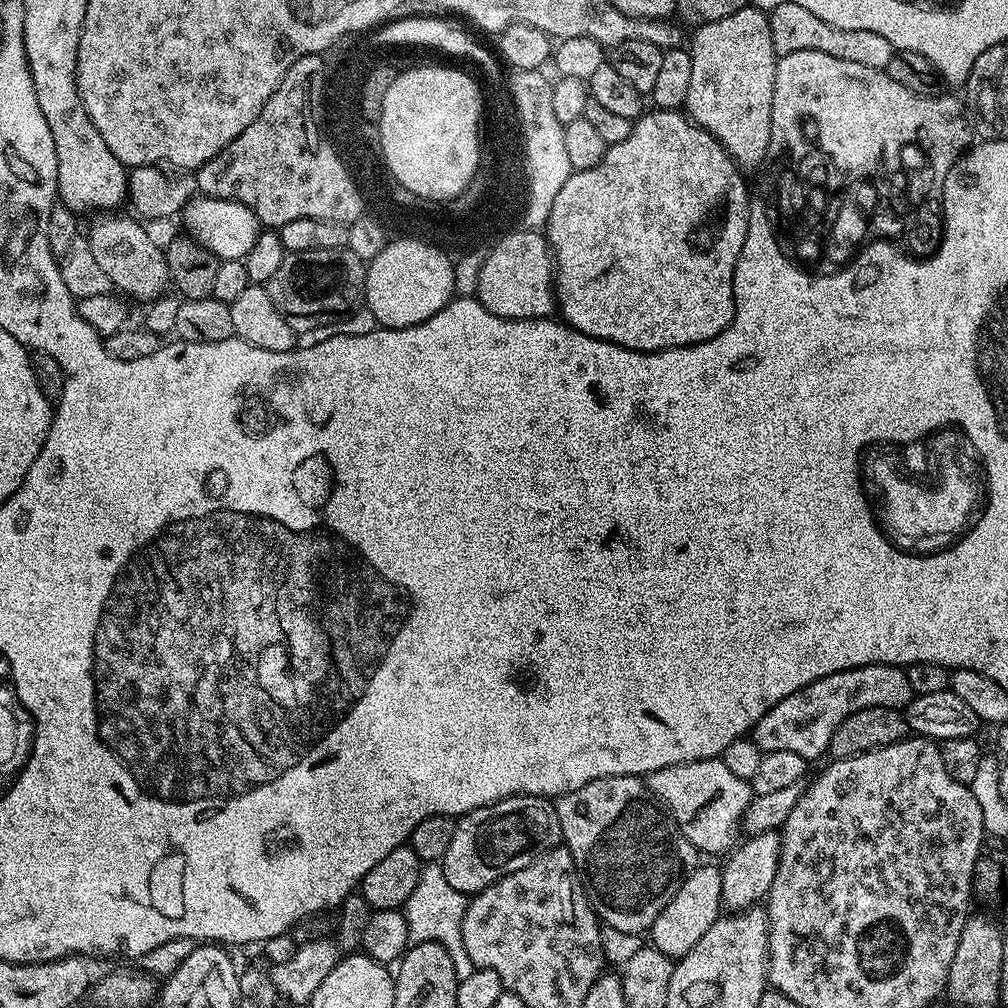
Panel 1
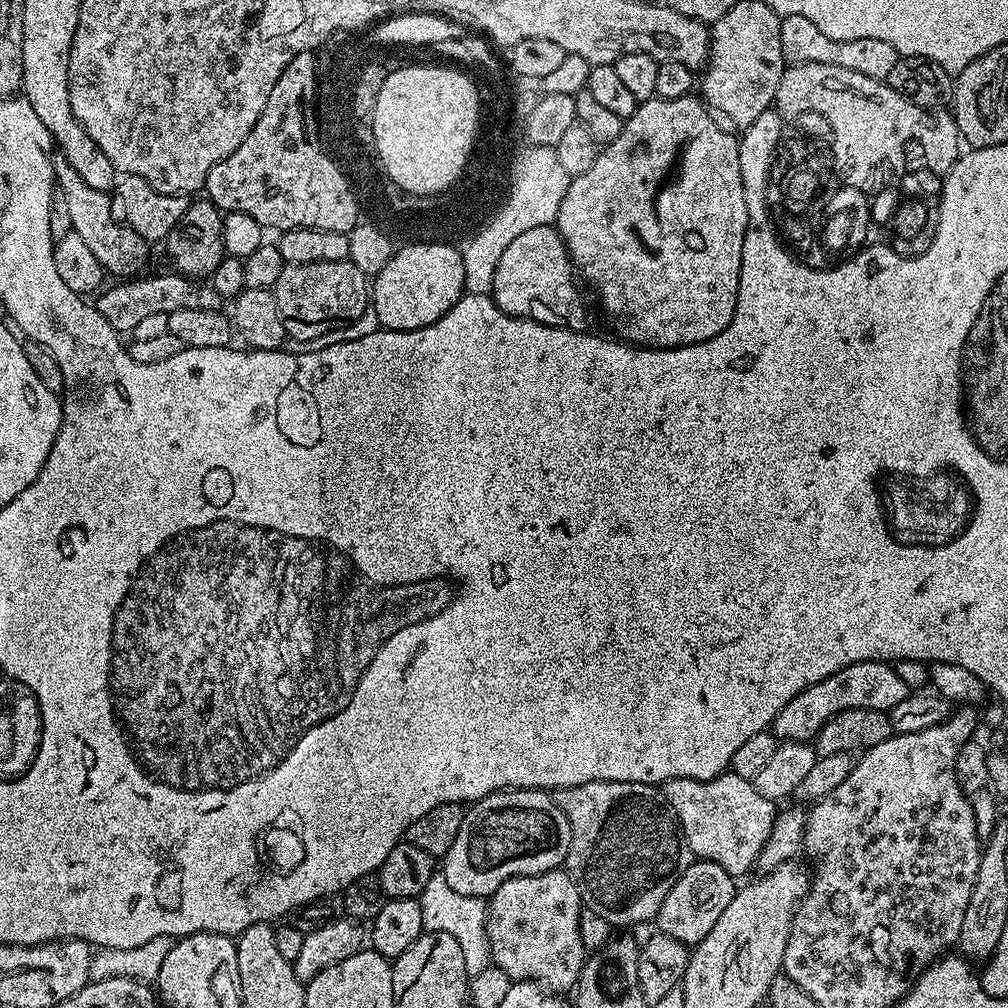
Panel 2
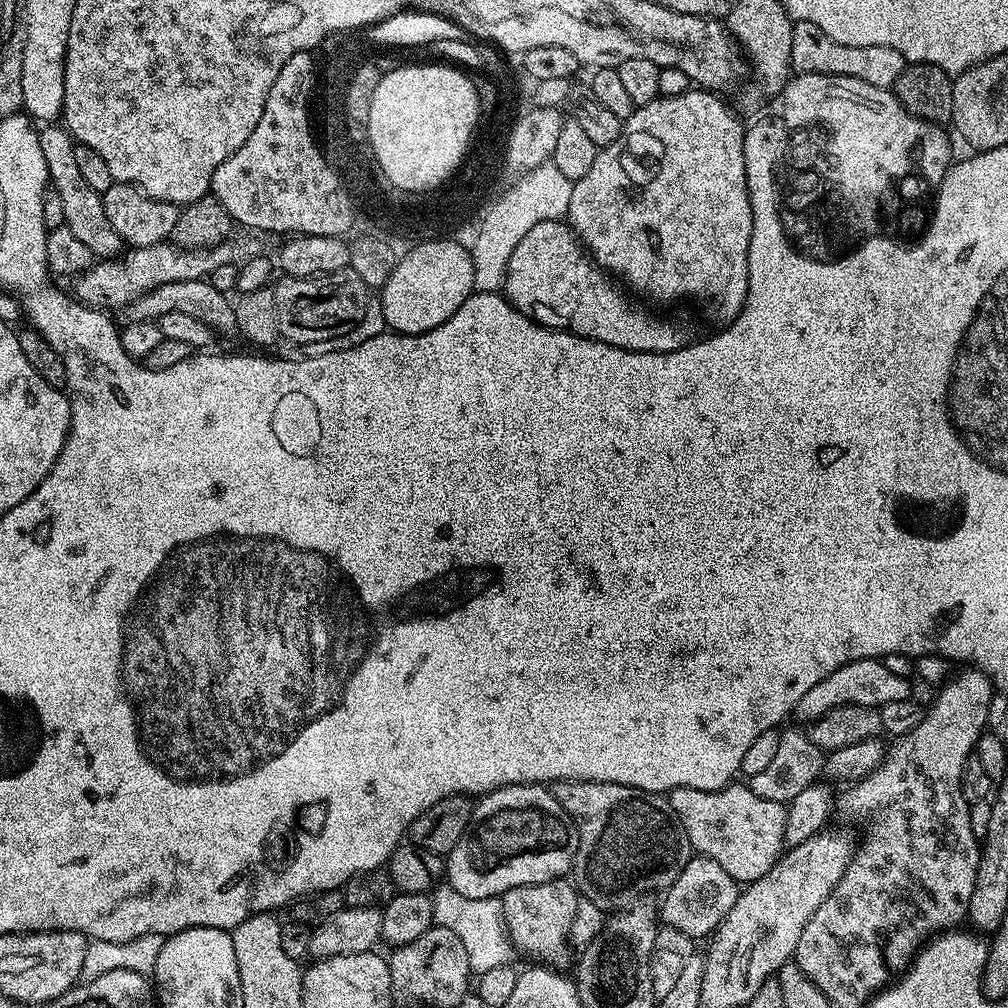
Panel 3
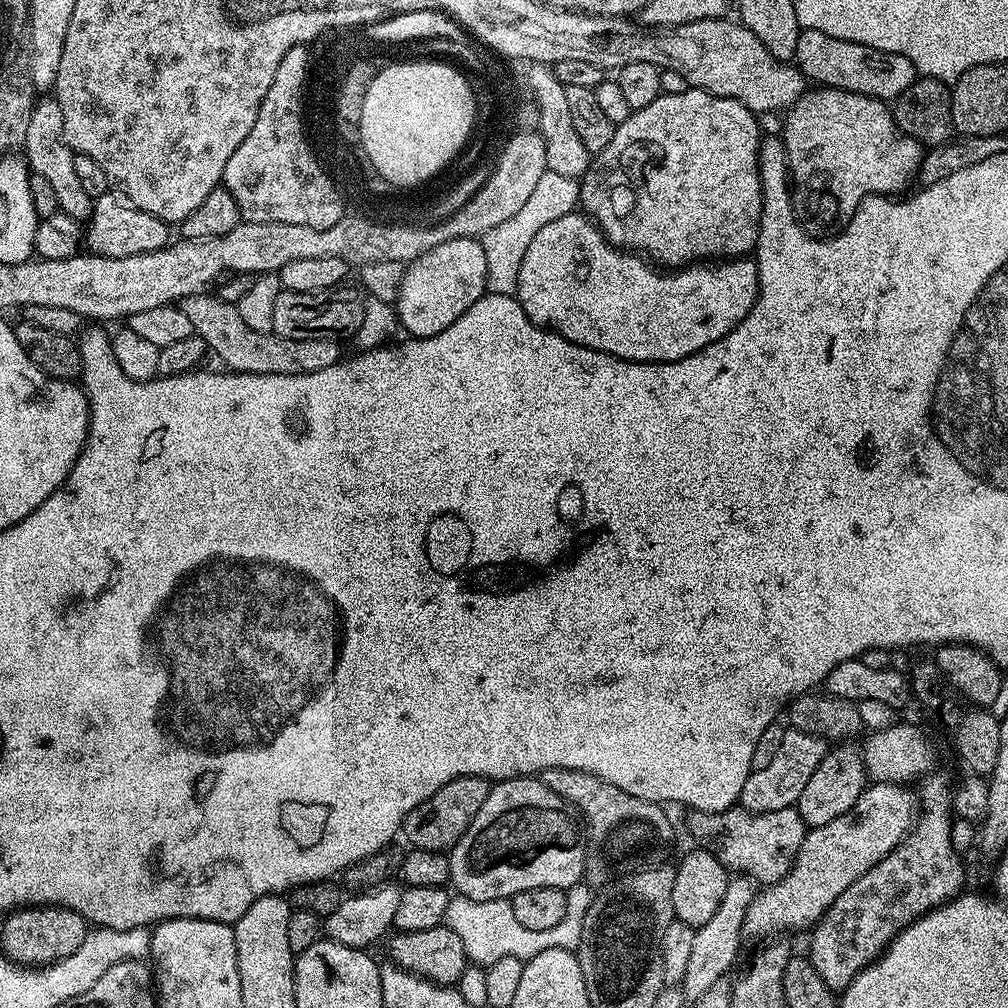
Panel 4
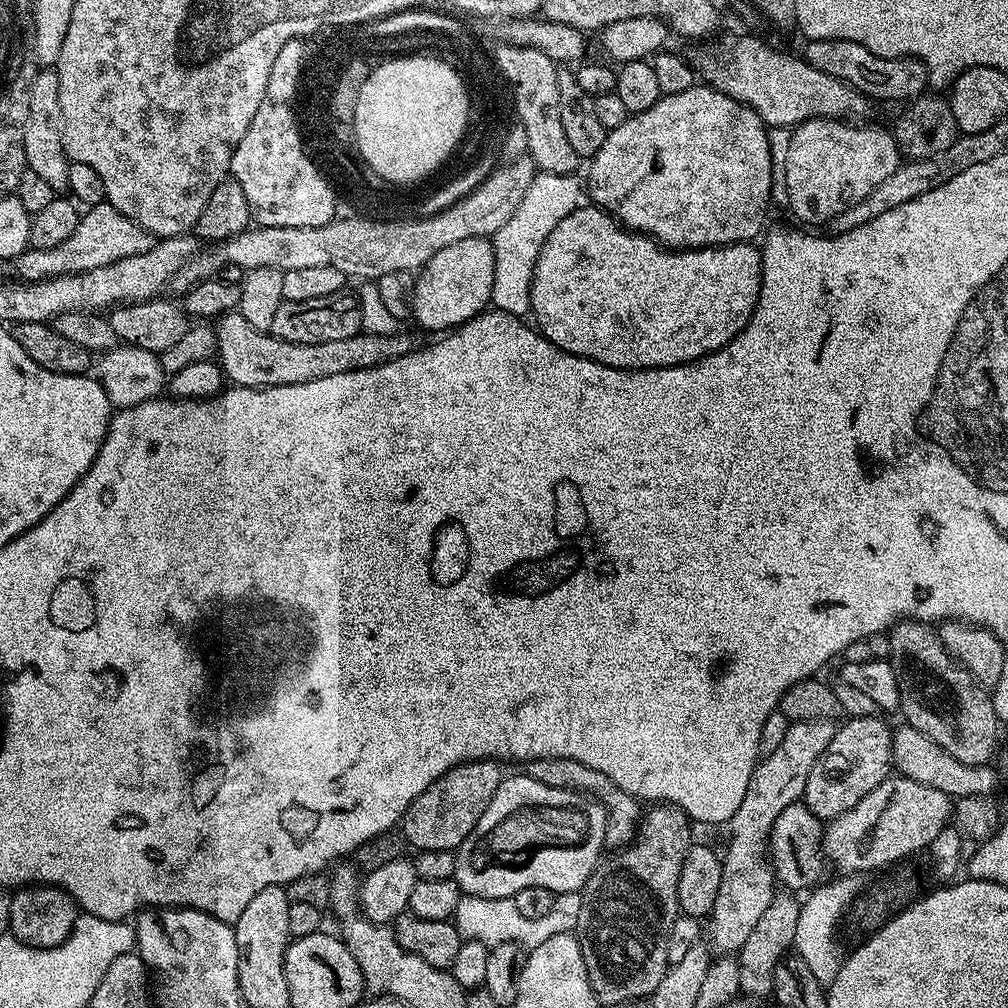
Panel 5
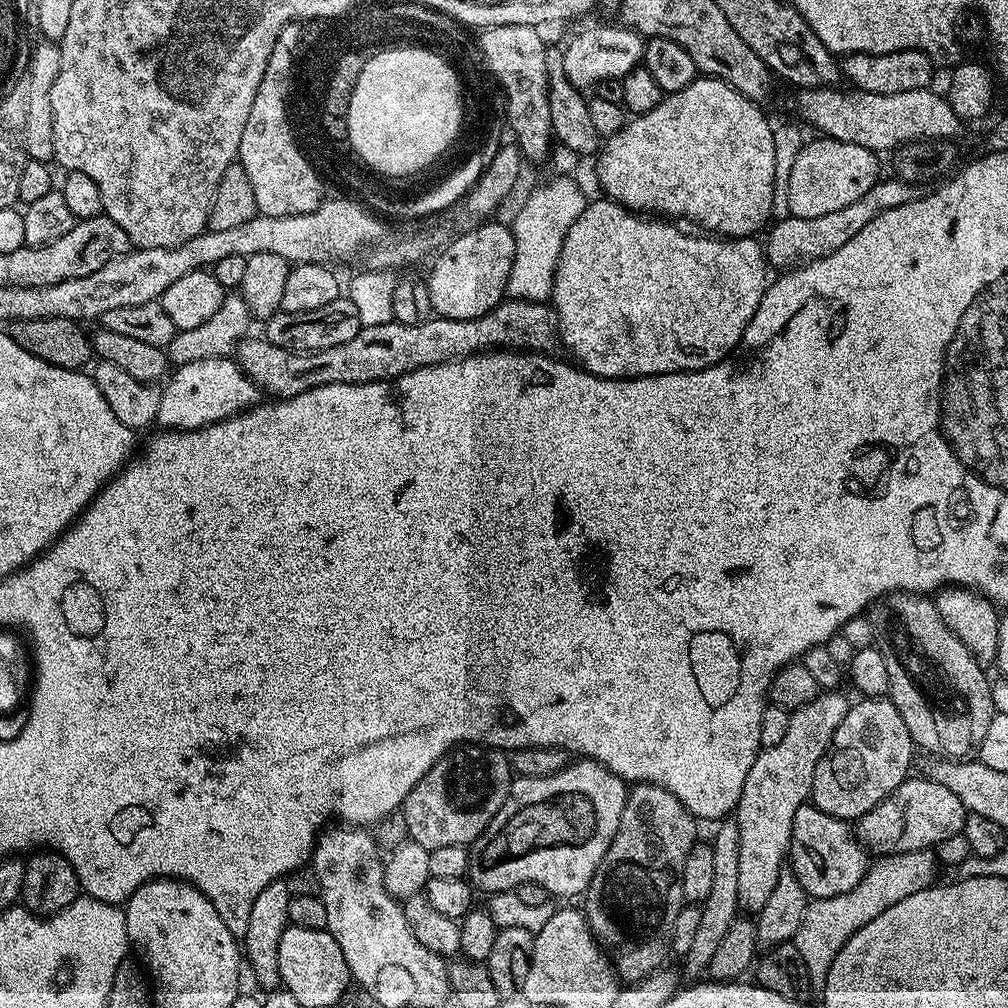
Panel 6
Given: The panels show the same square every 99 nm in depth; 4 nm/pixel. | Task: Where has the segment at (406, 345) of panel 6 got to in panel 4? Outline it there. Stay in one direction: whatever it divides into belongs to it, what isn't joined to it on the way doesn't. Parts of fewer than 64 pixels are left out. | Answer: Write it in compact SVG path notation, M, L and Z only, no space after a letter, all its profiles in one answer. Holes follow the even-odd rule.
M207 291L195 292L193 296L179 301L179 308L186 318L190 318L192 330L200 336L207 351L221 360L225 369L246 374L310 374L318 370L326 370L326 366L334 366L342 359L340 344L326 338L306 338L295 340L285 336L277 336L275 332L259 332L250 330L246 322L242 322L242 314L238 314L235 304L227 304L219 295L208 296Z

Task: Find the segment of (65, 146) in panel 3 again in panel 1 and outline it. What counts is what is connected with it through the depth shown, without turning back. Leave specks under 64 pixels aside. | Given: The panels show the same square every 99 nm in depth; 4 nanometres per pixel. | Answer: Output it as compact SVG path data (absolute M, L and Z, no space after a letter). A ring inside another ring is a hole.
M108 210L103 214L91 217L92 225L86 231L86 239L94 258L101 270L106 270L106 278L110 278L113 289L125 297L133 296L136 300L151 302L165 295L170 288L168 263L164 257L164 248L156 245L156 240L143 228L135 215L119 216L116 210Z

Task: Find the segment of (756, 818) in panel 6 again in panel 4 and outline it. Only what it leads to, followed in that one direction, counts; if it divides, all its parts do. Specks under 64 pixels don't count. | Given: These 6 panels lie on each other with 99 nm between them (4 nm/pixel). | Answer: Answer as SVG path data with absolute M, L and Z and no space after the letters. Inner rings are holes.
M786 730L782 734L782 743L767 766L755 769L746 778L746 786L742 786L739 807L747 812L773 812L795 805L802 794L806 782L810 782L810 774L818 770L818 762L830 751L829 741L823 736L806 734L795 730ZM743 874L733 875L728 881L714 914L710 914L710 922L696 929L690 962L686 966L686 974L682 981L685 1001L691 1002L698 999L699 995L708 990L714 982L729 975L727 972L731 970L732 963L736 960L736 954L740 950L740 940L742 941L744 936L746 910L756 897L756 893L757 889L749 877Z

